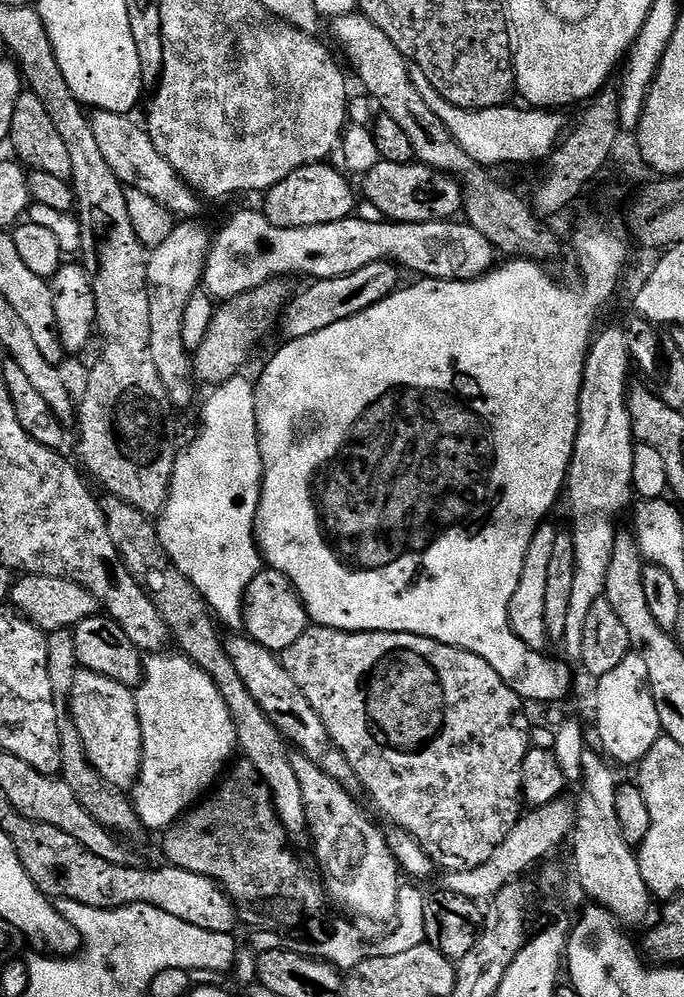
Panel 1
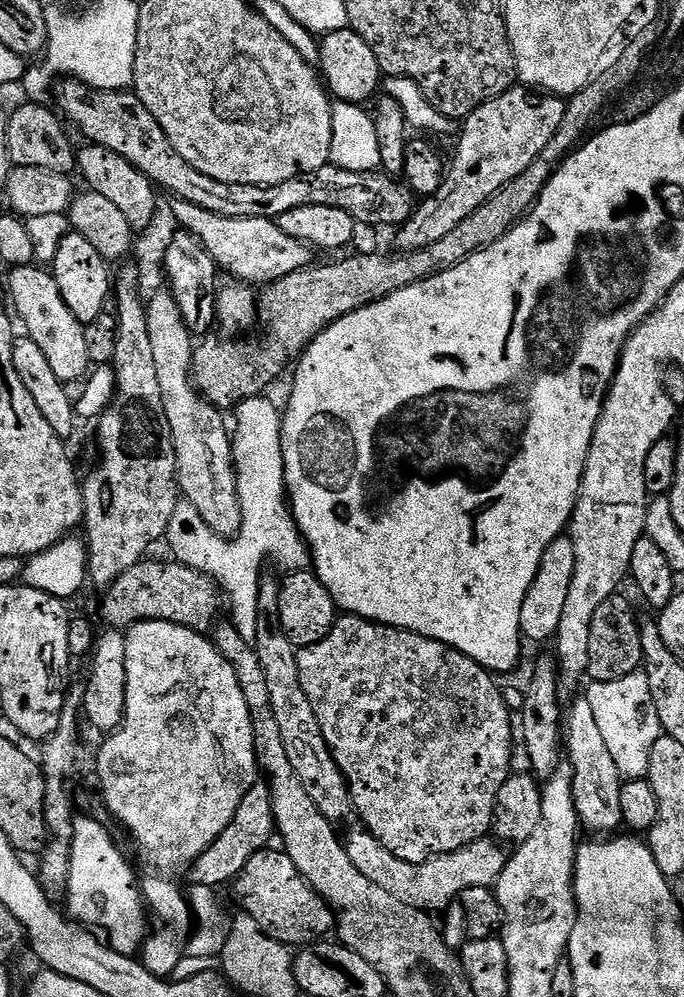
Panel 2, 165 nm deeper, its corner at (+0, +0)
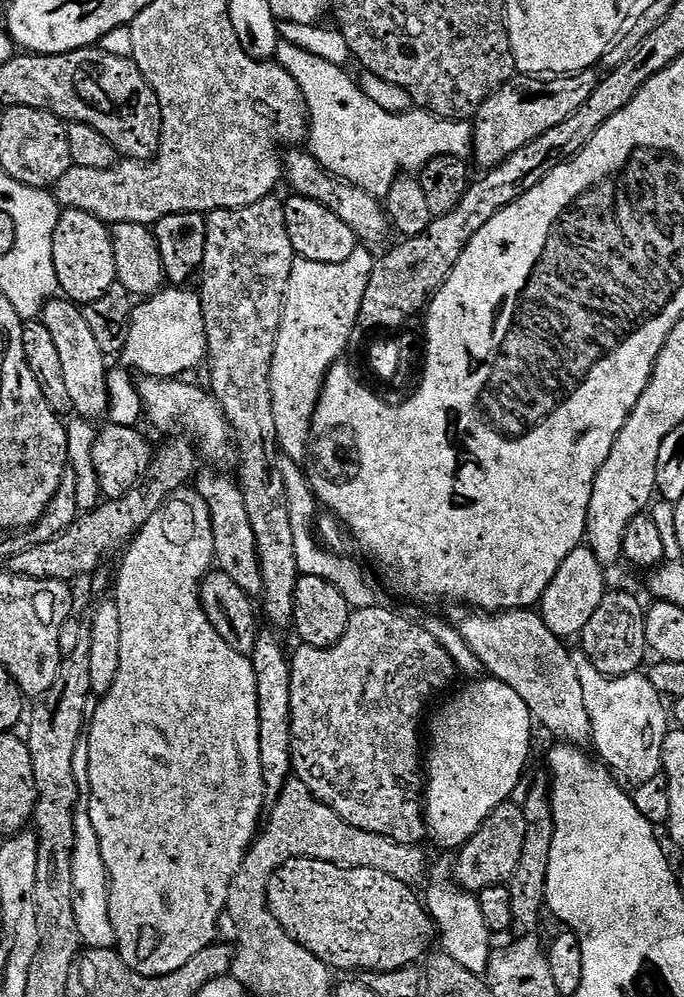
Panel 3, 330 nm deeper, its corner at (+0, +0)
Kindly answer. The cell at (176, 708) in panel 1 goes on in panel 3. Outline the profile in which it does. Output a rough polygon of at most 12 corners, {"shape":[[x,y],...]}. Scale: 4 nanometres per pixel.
{"shape":[[210,506],[127,545],[86,803],[138,974],[217,939],[262,828]]}

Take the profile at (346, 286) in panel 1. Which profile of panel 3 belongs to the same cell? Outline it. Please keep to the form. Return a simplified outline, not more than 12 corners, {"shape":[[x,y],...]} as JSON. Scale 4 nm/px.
{"shape":[[596,68],[559,78],[520,74],[471,121],[480,170],[496,168],[566,122]]}

